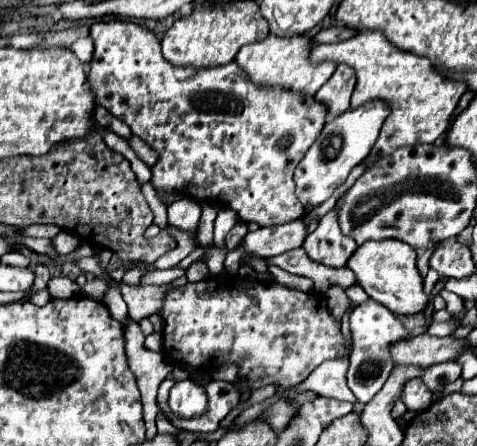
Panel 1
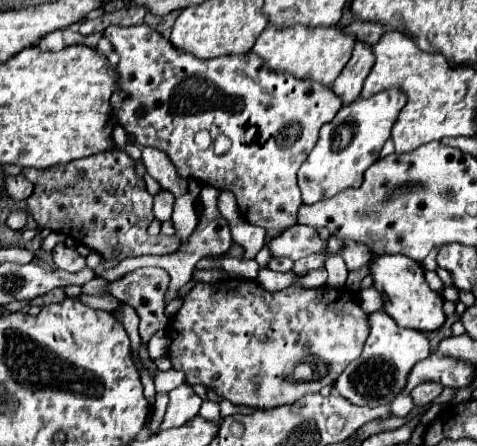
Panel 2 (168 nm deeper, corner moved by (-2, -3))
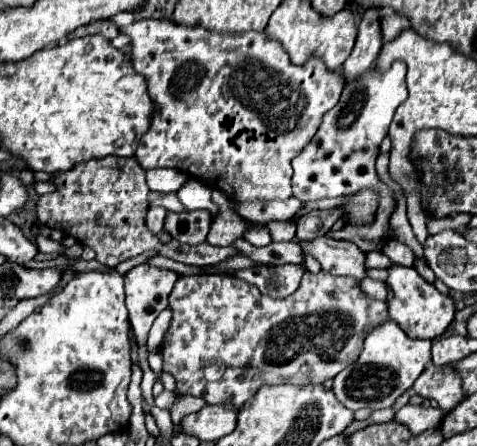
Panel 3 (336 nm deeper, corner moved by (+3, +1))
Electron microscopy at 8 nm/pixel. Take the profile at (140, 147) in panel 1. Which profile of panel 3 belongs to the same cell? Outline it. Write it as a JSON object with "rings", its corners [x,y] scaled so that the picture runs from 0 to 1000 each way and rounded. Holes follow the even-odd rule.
{"rings":[[[394,401],[377,428],[373,428],[373,446],[377,455],[398,473],[398,469],[436,469],[440,478],[453,482],[453,460],[444,455],[440,446],[440,433],[444,424],[436,415],[428,415],[423,406],[415,401]]]}

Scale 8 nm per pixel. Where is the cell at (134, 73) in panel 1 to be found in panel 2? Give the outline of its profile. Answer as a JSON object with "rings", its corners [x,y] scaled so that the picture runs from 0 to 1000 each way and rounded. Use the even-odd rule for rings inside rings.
{"rings":[[[304,52],[279,61],[233,56],[220,65],[220,83],[254,128],[245,146],[249,204],[237,209],[233,235],[258,289],[270,294],[296,330],[325,330],[350,343],[371,374],[371,388],[388,401],[447,415],[459,428],[484,428],[501,455],[501,478],[518,500],[535,496],[535,504],[551,513],[602,513],[623,500],[623,473],[635,455],[623,419],[623,383],[660,330],[669,289],[690,276],[719,235],[715,217],[706,217],[694,195],[568,159],[530,114],[413,132],[400,119],[367,110],[358,92]],[[413,294],[438,294],[442,312],[459,303],[480,307],[484,334],[472,348],[451,348],[447,334],[417,334],[409,325]]]}

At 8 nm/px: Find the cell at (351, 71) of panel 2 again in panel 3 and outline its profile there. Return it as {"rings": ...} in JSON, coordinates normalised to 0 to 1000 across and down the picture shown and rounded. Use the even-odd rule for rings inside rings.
{"rings":[[[767,20],[755,56],[751,56],[751,83],[746,101],[734,119],[734,128],[721,137],[713,168],[725,182],[751,177],[759,164],[780,155],[792,114],[801,105],[801,78],[797,78],[797,20]]]}

